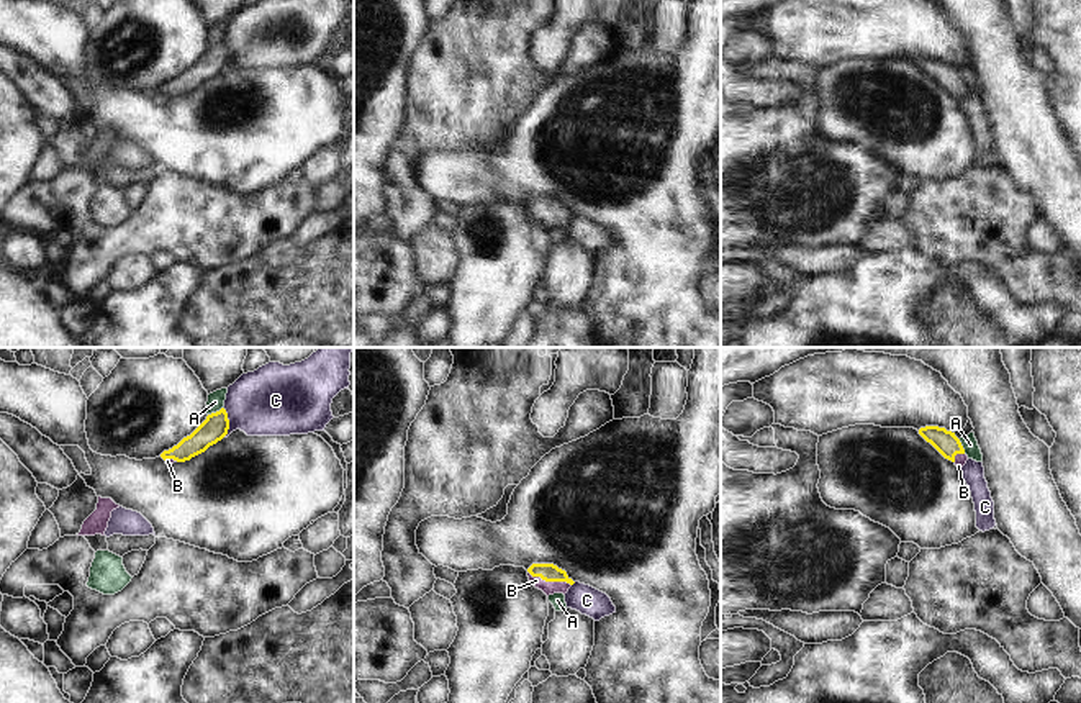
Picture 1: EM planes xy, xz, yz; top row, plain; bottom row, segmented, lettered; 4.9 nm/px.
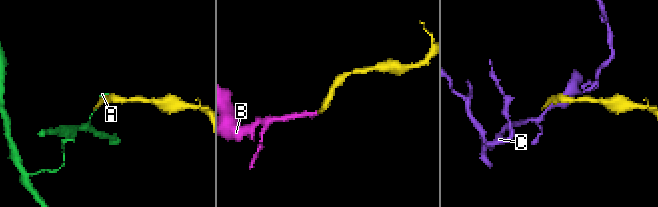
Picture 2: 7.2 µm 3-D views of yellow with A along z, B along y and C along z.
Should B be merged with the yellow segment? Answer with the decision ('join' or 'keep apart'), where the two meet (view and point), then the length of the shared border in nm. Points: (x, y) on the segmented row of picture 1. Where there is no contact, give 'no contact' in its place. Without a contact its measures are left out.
join | xz (549, 580) | 220 nm

